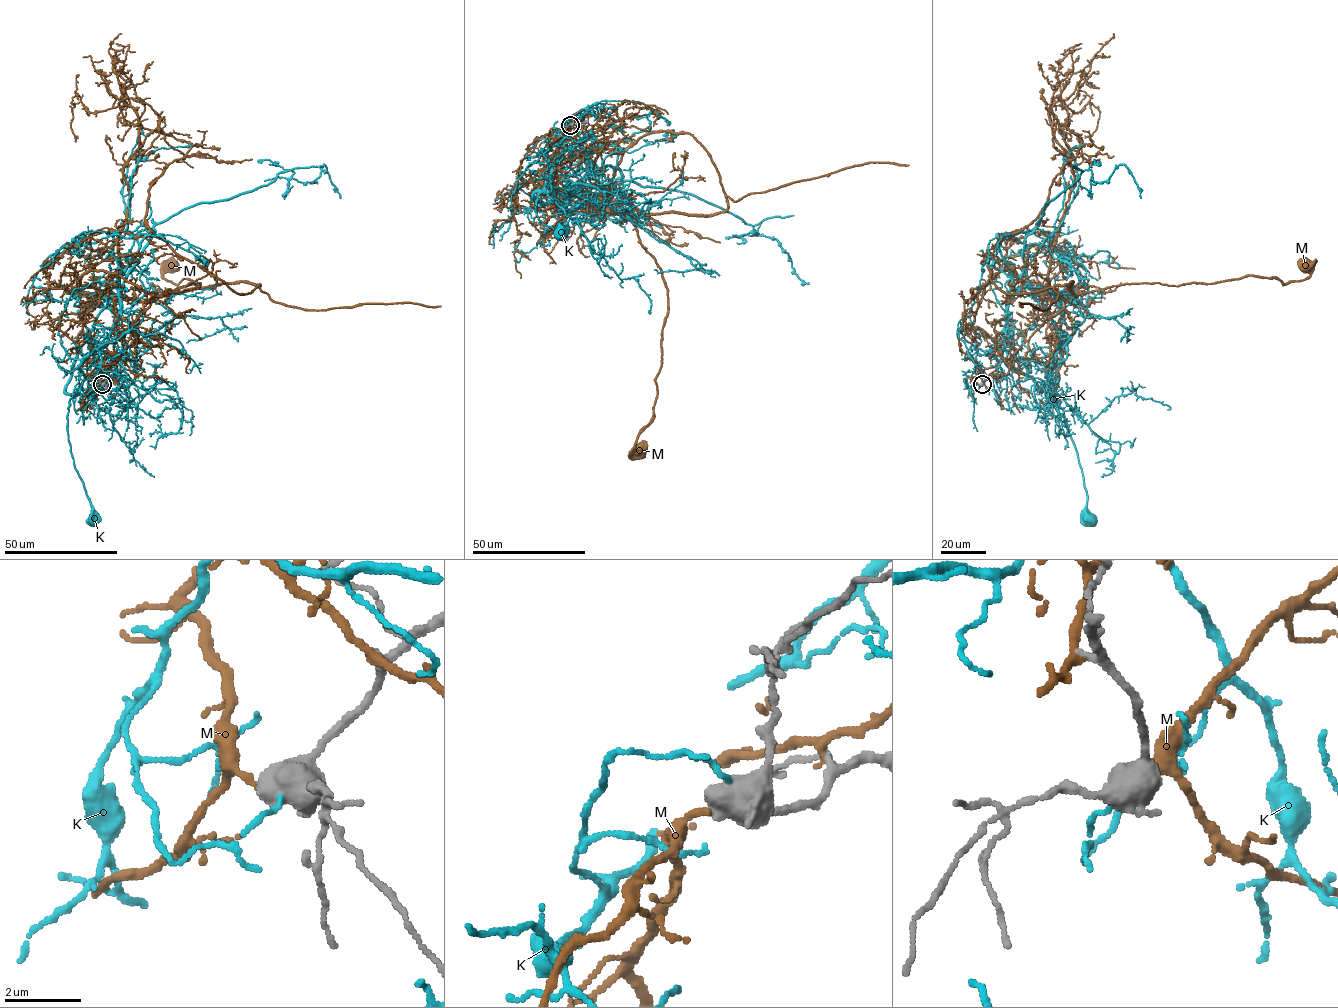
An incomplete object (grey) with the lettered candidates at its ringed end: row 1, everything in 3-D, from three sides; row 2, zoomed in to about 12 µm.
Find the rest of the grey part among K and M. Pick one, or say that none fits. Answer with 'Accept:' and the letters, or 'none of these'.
Accept: none of these

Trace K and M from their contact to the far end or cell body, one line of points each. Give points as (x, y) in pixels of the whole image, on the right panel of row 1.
K: (980, 384), (987, 377), (977, 350), (999, 349), (1063, 410), (1091, 520)
M: (982, 384), (1002, 361), (1050, 352), (1051, 292), (1068, 301), (1254, 275), (1284, 284), (1305, 279), (1305, 267)

